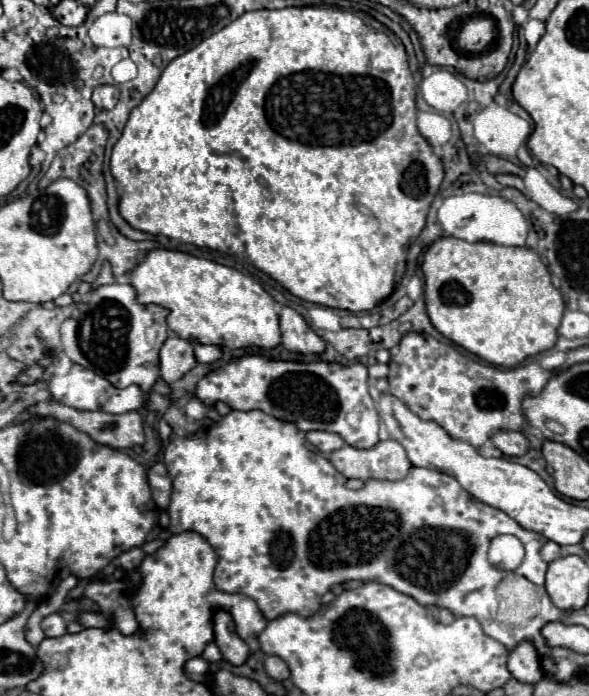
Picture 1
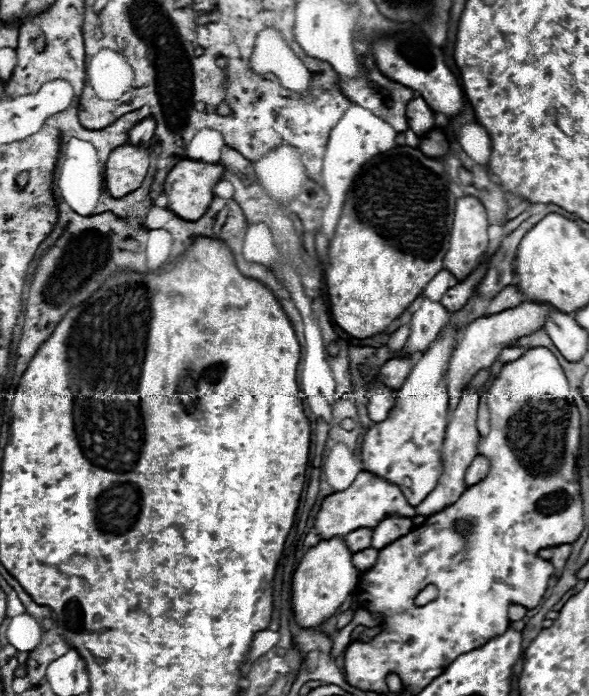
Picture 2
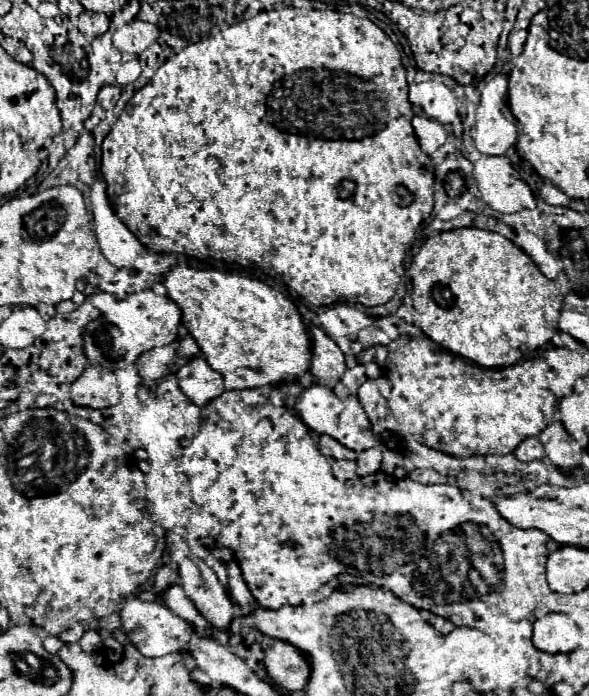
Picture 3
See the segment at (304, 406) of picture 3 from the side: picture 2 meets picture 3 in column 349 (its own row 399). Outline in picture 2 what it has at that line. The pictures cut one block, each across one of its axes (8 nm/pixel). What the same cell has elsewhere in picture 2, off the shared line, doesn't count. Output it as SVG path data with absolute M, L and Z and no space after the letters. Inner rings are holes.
M448 330L444 338L436 338L436 342L422 354L422 358L410 370L404 386L398 390L396 404L388 412L388 418L366 430L362 440L360 456L364 462L364 470L400 486L402 494L412 506L420 504L434 490L442 472L440 454L448 422L446 368L454 346L454 330ZM404 478L412 480L410 488L404 488Z

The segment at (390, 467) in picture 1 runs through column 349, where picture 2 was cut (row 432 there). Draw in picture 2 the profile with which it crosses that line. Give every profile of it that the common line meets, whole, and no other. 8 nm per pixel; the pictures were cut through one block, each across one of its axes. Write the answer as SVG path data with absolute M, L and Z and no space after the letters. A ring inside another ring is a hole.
M466 386L466 388L462 390L458 408L452 412L452 418L450 418L450 422L448 422L448 426L446 426L444 446L442 446L442 476L438 478L438 484L436 484L434 492L430 492L430 496L426 496L426 500L416 506L416 512L418 512L418 514L432 516L434 512L440 512L442 508L454 504L454 500L458 500L458 496L462 496L462 492L466 490L466 482L464 482L466 468L468 468L470 462L478 456L478 452L476 452L476 444L478 444L476 412L478 412L478 404L480 404L478 392L474 392L474 390L470 390L470 388Z

